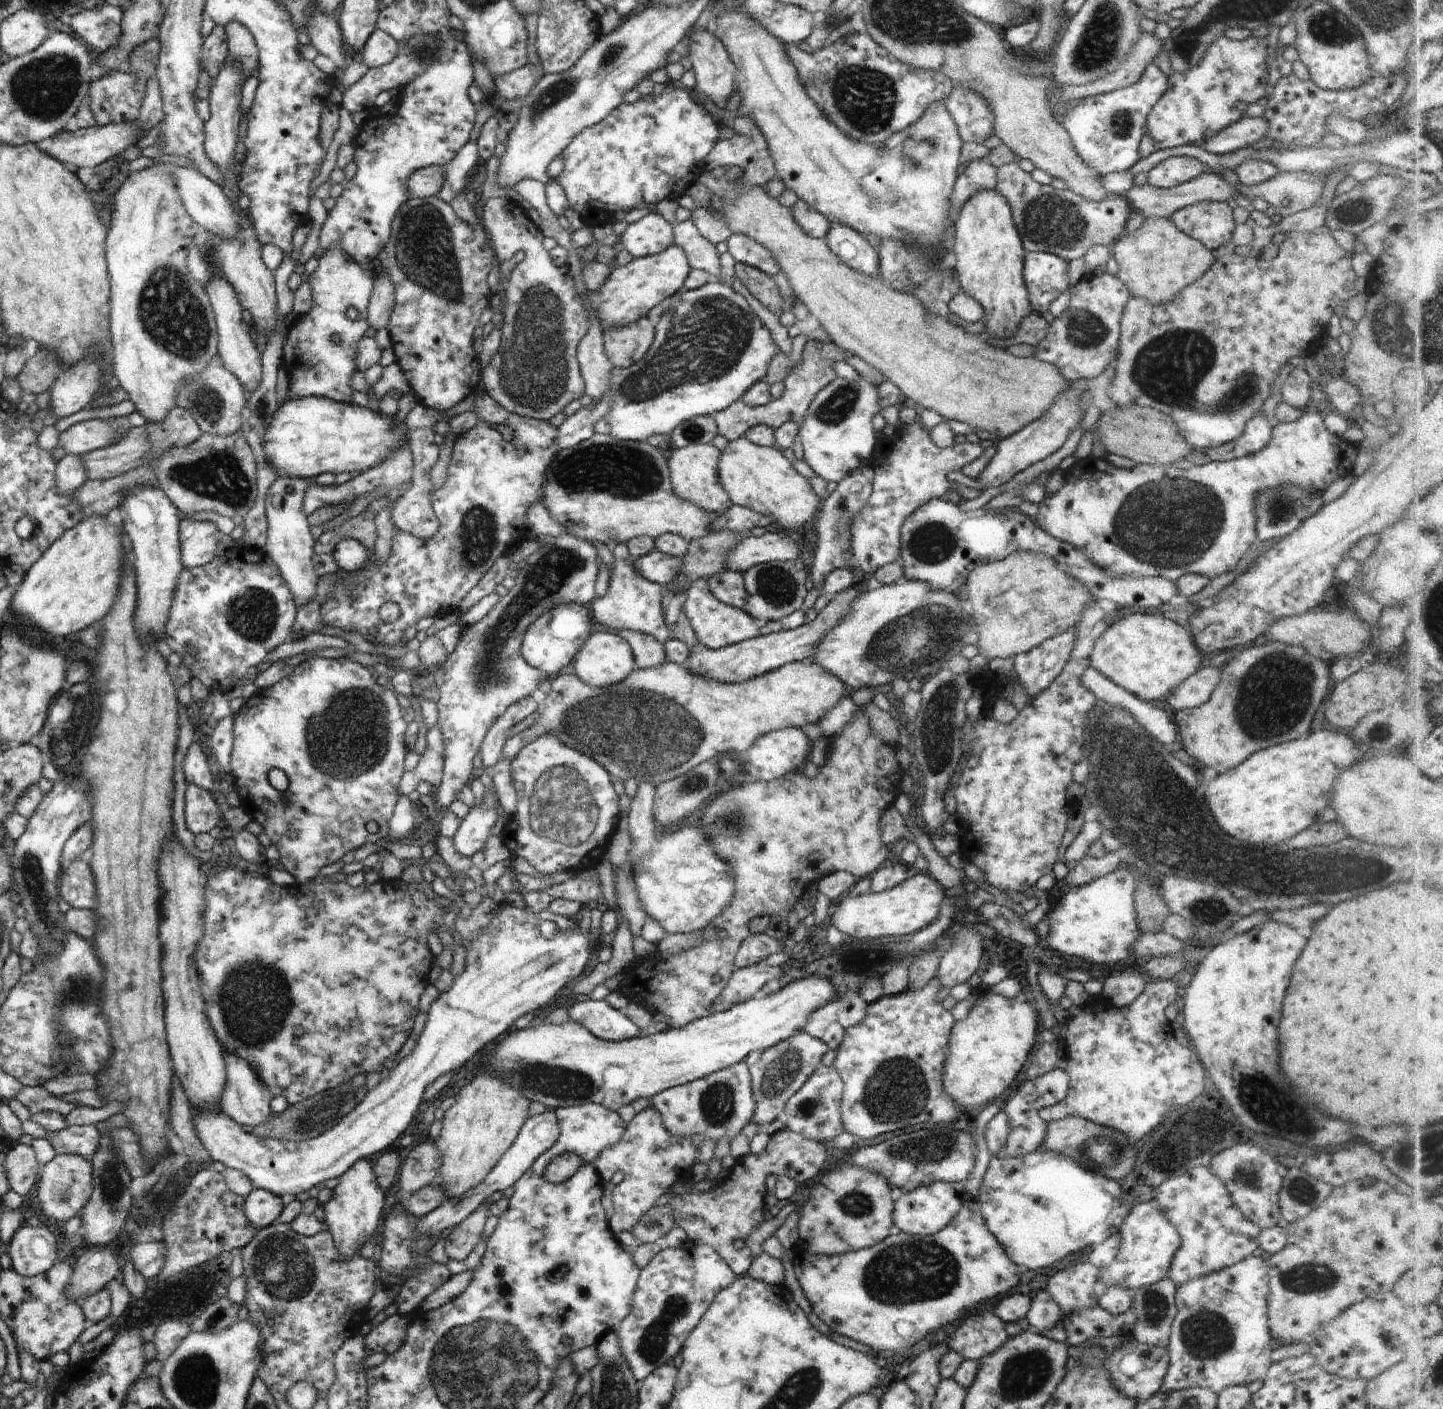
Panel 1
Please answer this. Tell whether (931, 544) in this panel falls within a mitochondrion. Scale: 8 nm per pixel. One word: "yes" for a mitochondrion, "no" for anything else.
yes

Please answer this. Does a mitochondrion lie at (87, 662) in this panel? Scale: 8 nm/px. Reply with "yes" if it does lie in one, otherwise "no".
no

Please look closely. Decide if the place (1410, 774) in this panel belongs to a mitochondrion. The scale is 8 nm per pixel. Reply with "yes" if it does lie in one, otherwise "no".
no

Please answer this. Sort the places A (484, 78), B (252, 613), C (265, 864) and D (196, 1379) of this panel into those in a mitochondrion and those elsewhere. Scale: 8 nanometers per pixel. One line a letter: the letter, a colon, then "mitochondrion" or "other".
A: other
B: mitochondrion
C: other
D: mitochondrion

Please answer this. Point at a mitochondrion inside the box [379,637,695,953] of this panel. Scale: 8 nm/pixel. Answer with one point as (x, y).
(566, 814)

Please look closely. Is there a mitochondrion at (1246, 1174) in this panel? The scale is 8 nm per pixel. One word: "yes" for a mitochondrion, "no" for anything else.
yes

